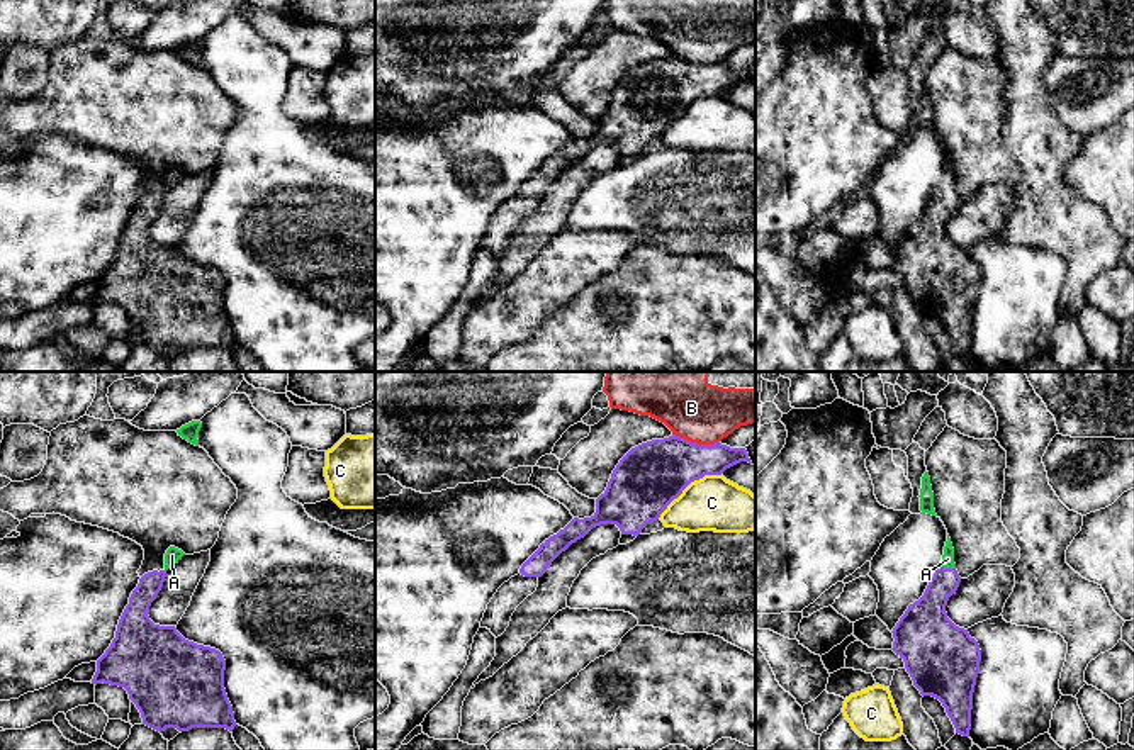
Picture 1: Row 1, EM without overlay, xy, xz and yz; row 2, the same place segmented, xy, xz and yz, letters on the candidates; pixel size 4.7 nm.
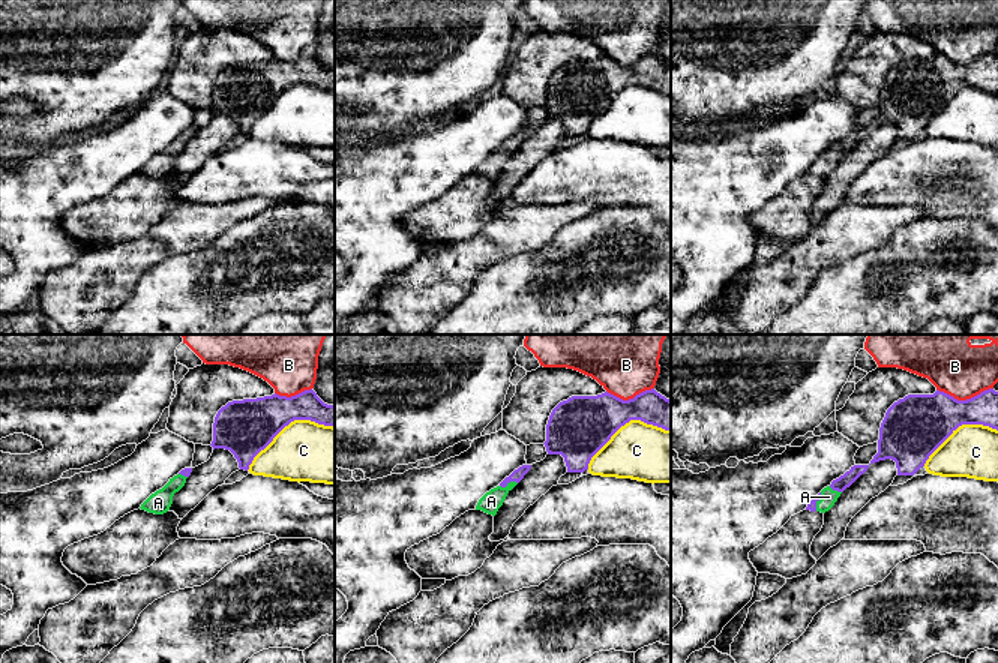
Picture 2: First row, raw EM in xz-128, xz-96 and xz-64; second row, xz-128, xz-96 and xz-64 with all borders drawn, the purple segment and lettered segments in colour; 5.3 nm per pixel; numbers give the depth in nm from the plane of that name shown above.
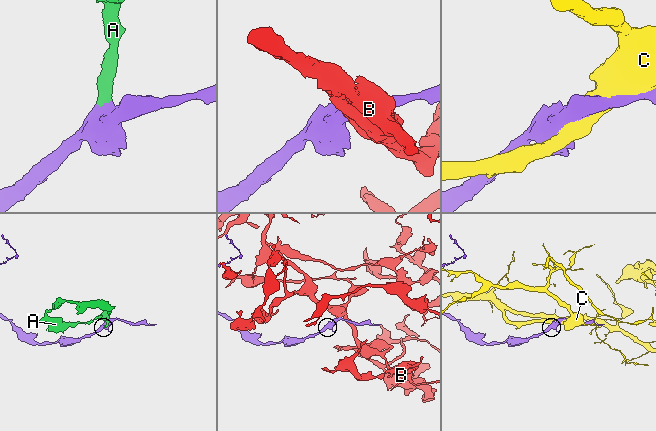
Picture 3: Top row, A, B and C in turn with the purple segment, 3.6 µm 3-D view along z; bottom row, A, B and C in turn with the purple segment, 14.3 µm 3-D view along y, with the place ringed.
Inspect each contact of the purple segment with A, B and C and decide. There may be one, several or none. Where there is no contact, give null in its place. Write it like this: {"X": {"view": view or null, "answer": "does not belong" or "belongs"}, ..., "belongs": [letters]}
{"A": {"view": "yz", "answer": "belongs"}, "B": {"view": "xz", "answer": "does not belong"}, "C": {"view": "xz", "answer": "does not belong"}, "belongs": ["A"]}

